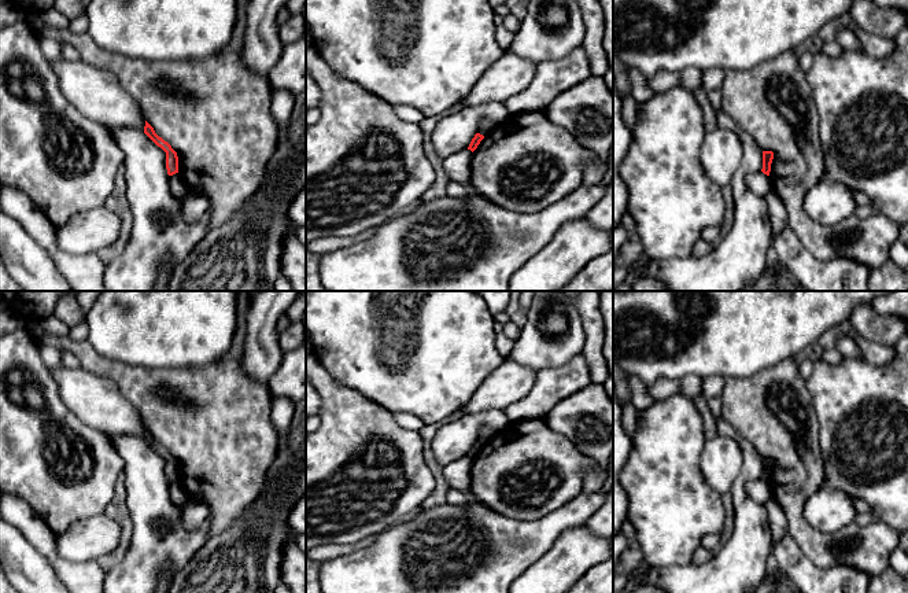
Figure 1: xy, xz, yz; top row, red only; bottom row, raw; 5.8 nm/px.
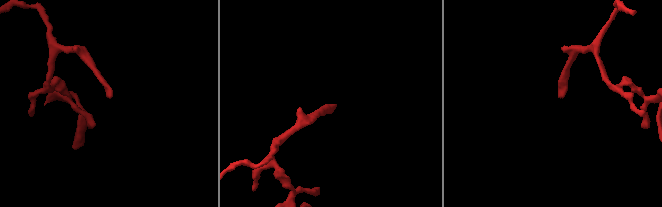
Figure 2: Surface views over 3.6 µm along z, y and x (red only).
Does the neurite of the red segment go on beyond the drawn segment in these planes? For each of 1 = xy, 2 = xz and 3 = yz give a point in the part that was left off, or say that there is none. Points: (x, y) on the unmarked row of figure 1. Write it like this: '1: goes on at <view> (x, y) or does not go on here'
1: does not go on here
2: does not go on here
3: does not go on here

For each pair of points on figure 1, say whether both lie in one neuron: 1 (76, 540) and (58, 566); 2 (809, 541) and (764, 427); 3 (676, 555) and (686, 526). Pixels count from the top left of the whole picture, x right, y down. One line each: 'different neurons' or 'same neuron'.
1: different neurons
2: same neuron
3: same neuron

